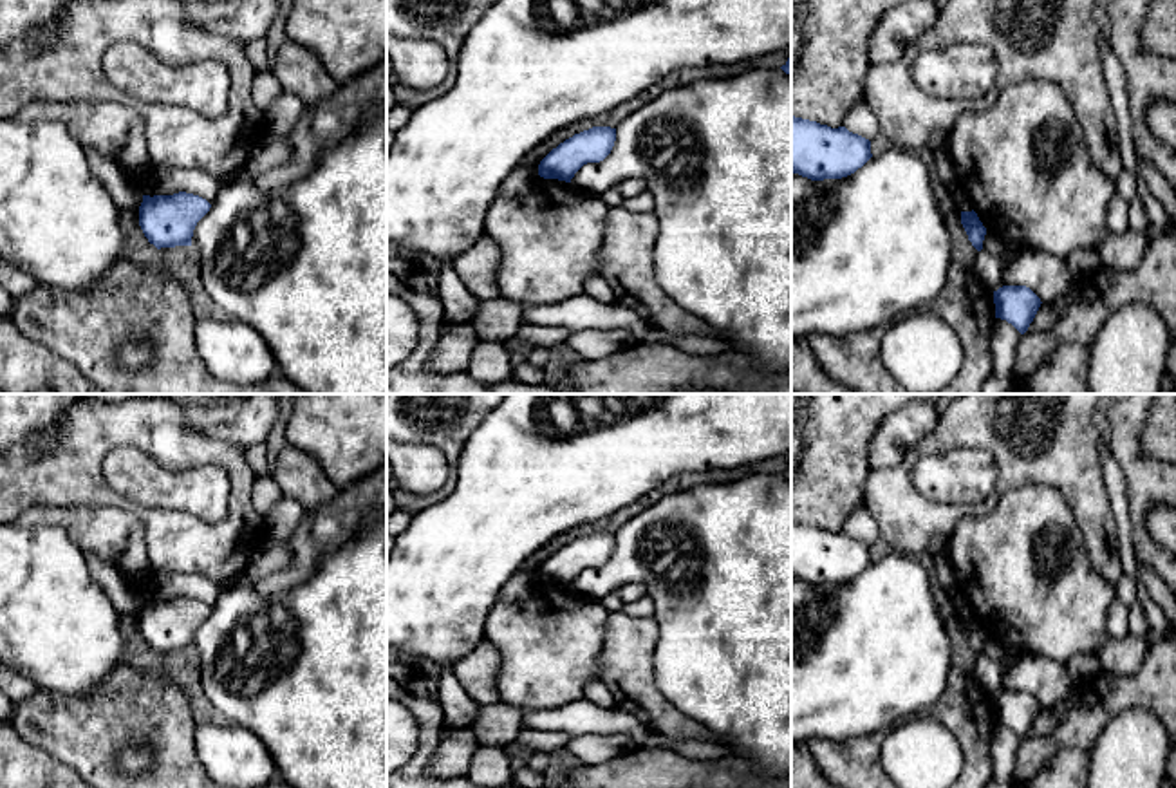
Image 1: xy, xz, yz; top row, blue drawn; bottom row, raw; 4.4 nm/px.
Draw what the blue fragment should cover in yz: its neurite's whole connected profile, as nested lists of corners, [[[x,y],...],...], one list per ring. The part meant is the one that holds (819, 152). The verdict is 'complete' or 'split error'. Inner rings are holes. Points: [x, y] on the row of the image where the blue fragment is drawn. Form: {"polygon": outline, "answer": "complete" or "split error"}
{"polygon": [[[791,116],[791,172],[811,181],[842,179],[869,159],[871,141],[845,127],[831,128]]], "answer": "complete"}

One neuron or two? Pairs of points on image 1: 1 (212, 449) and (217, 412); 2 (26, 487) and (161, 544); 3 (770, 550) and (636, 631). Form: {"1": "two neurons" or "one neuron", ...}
{"1": "two neurons", "2": "one neuron", "3": "two neurons"}

